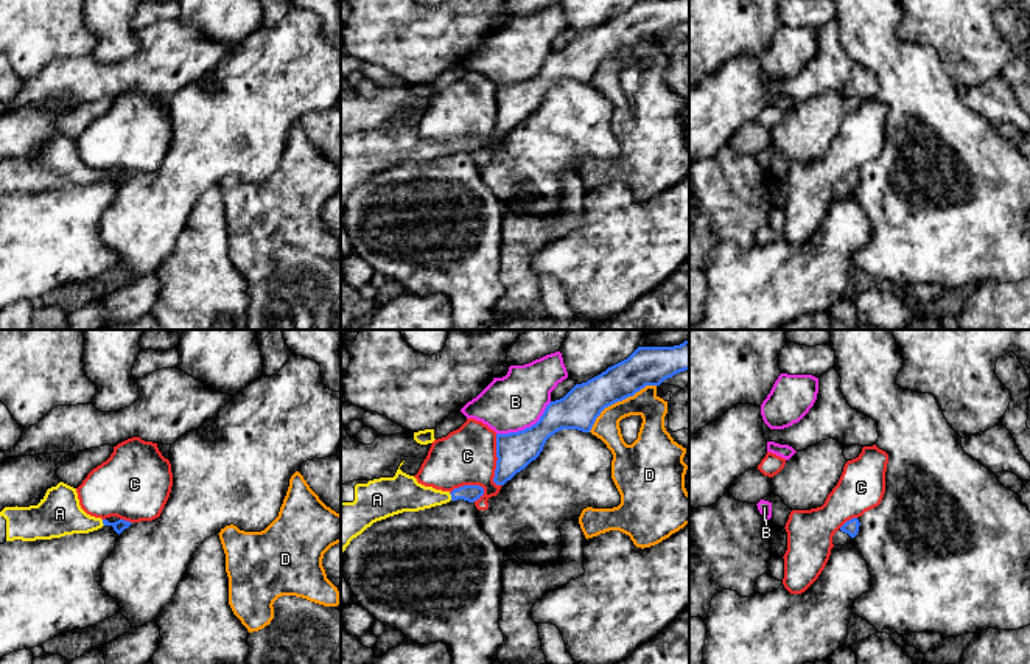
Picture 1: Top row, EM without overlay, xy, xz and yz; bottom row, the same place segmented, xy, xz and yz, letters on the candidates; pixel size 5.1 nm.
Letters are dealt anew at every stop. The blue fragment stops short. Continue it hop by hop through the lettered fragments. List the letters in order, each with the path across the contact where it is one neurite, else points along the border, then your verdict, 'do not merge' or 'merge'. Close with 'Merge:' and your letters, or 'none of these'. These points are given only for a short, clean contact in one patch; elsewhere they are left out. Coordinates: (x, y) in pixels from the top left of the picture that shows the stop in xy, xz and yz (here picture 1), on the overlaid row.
A: runs through xz (470, 493), (451, 496), (409, 496), (403, 493); merge
B: border along xz (551, 401), (543, 414), (529, 426), (497, 434); do not merge
C: do not merge
D: border along xz (655, 384), (646, 384), (632, 395), (609, 405), (588, 431); do not merge
Merge: A

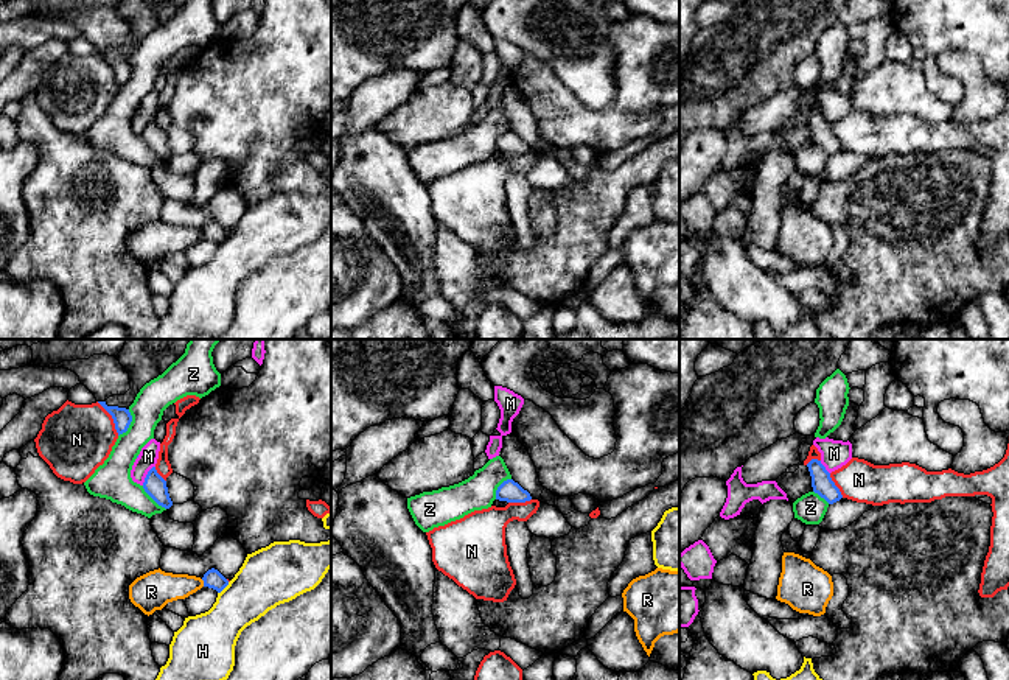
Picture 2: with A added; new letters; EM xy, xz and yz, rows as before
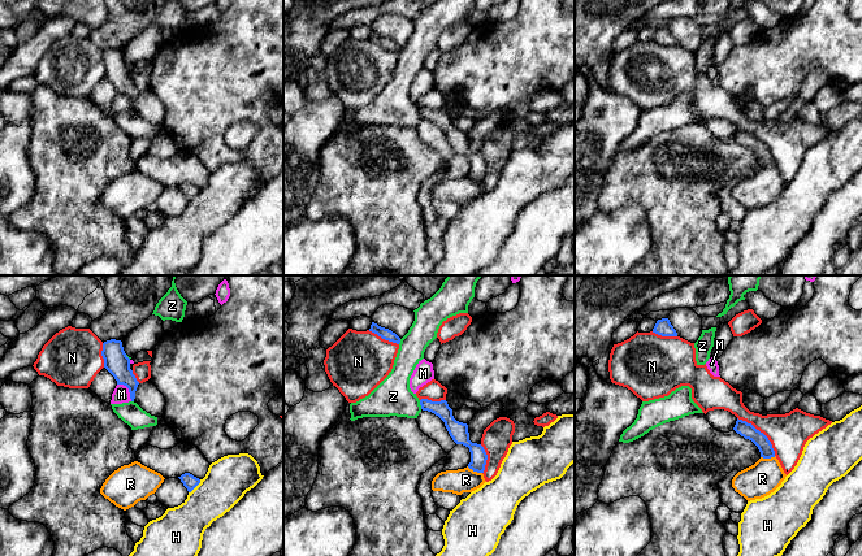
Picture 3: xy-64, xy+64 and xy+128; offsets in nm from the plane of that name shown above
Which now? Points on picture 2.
H: do not merge
M: border along xy (154, 466), (142, 484); do not merge
N: do not merge
R: border along xy (201, 579), (204, 585); do not merge
Z: do not merge
Merge: none of these

